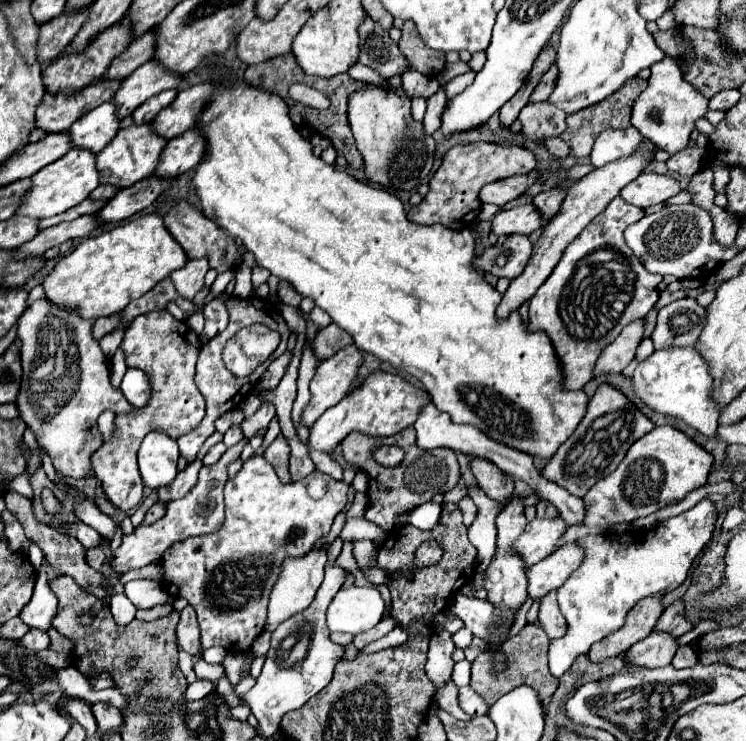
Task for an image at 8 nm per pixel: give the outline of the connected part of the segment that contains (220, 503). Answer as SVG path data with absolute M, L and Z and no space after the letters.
M248 439L240 441L240 445L236 445L236 447L226 449L226 453L220 457L218 463L208 465L208 467L204 465L204 467L200 469L200 475L198 475L196 485L194 485L182 499L170 501L170 503L168 503L168 511L166 511L166 515L164 515L160 521L152 523L150 527L138 527L134 533L124 535L122 545L112 553L112 557L110 557L110 561L108 561L108 563L112 565L112 569L114 569L116 573L124 575L124 573L128 573L130 569L140 569L140 567L146 567L146 565L150 565L150 563L160 561L162 553L164 553L170 545L174 545L174 543L178 543L178 541L184 541L184 539L188 539L188 537L208 535L208 533L218 531L218 529L222 527L222 523L224 523L224 499L222 499L222 491L224 491L224 483L226 483L226 479L228 479L226 467L228 467L228 463L232 463L234 459L240 457L242 447L244 447L246 443L248 443Z

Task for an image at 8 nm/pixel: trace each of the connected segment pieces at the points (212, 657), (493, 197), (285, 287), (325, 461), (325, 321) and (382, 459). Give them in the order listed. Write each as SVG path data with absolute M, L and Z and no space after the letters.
M220 646L212 647L204 652L203 659L210 664L222 664L227 653L228 652Z
M528 173L528 175L514 175L506 177L494 183L488 183L480 189L480 203L494 203L498 207L504 207L508 201L520 197L532 183L536 183L538 175Z
M280 281L278 283L278 297L280 297L282 303L292 305L292 307L298 307L300 301L302 301L302 295L288 281Z
M310 449L310 459L314 461L314 465L316 465L318 471L328 473L328 475L334 477L336 481L342 479L342 467L340 467L328 453L318 453L318 451L312 451L312 449Z
M314 307L314 309L310 311L310 319L312 319L314 325L318 325L318 327L328 327L328 325L332 323L330 315L328 315L326 311L322 311L320 307Z
M378 447L376 453L372 453L374 459L384 465L384 467L394 467L402 461L404 457L404 451L400 447Z

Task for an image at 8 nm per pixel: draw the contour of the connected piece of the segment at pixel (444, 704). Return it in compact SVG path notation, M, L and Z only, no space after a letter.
M450 679L444 687L440 687L440 689L436 691L436 703L438 703L444 711L448 711L450 715L454 715L456 719L470 719L470 715L464 713L464 711L460 709L460 705L458 705L458 687L454 685L452 679Z

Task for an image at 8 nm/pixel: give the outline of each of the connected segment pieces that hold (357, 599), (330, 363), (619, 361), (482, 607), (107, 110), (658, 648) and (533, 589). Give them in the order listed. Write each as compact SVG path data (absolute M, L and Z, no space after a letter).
M374 585L342 587L328 607L330 631L350 635L364 633L378 625L384 615L384 599Z
M356 345L340 349L334 357L320 363L314 379L310 381L310 403L300 415L302 427L312 427L316 419L348 393L350 383L356 379L356 373L362 365L362 355Z
M642 319L624 327L624 331L616 337L616 341L612 341L600 353L592 371L592 379L600 375L608 375L608 373L622 373L622 369L634 359L634 351L638 343L642 341L642 331L644 331Z
M456 593L454 599L450 599L448 609L464 621L464 625L474 633L474 637L484 639L490 633L496 633L496 629L490 627L490 621L496 617L496 607L492 607L486 599Z
M112 101L102 103L100 107L72 123L72 127L68 129L70 143L76 149L98 153L106 143L110 143L112 135L116 135L118 123L120 119L116 117L116 107L112 107Z
M652 631L644 641L632 645L624 655L624 663L630 667L666 667L672 663L672 657L678 649L678 639L672 639L672 635L660 635Z
M576 543L570 547L560 547L540 563L526 571L528 577L528 597L540 601L546 593L558 589L566 583L570 573L582 563L582 549Z

